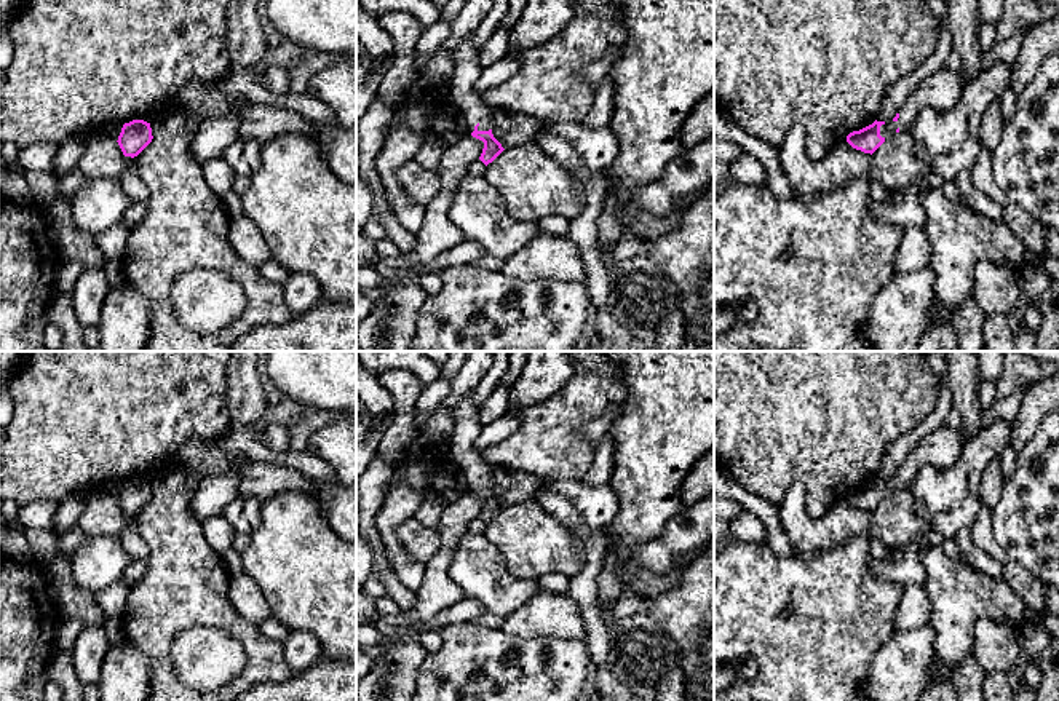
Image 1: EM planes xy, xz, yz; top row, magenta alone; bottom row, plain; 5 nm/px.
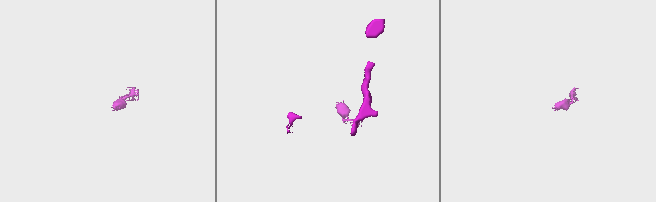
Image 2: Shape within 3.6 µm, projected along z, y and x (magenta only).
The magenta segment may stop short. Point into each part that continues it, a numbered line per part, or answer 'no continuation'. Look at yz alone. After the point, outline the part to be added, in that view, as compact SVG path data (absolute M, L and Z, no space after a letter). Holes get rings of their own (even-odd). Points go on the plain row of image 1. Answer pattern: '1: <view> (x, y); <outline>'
1: yz (941, 449); M946 425L936 428L909 453L899 468L899 476L880 484L880 493L886 497L898 487L907 489L917 477L918 471L925 466L931 466L938 471L950 469L960 458L963 444L965 442L960 431L955 431Z

